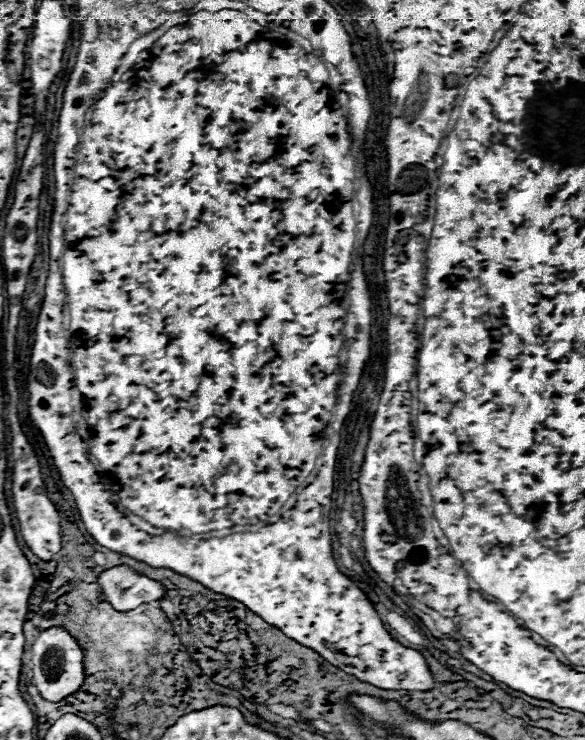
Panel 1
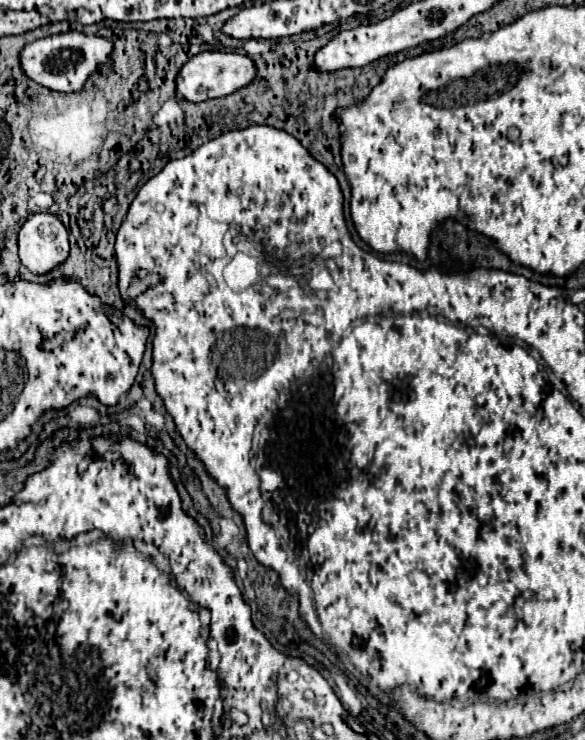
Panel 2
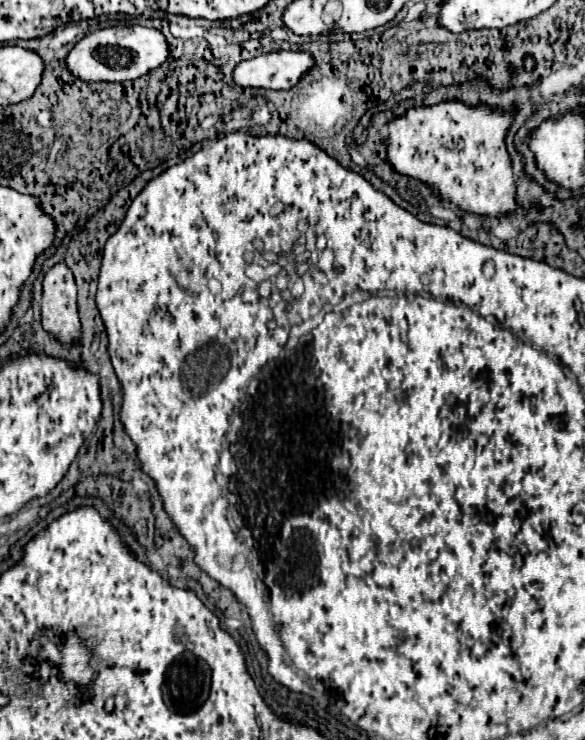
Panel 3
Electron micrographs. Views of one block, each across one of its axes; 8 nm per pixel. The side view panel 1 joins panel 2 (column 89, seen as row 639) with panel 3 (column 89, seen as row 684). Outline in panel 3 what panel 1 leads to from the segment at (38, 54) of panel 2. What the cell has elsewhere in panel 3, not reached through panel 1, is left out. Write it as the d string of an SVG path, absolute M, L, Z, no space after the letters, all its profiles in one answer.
M142 26L102 28L80 40L68 54L68 70L84 82L126 82L140 78L166 62L170 46L162 30Z

